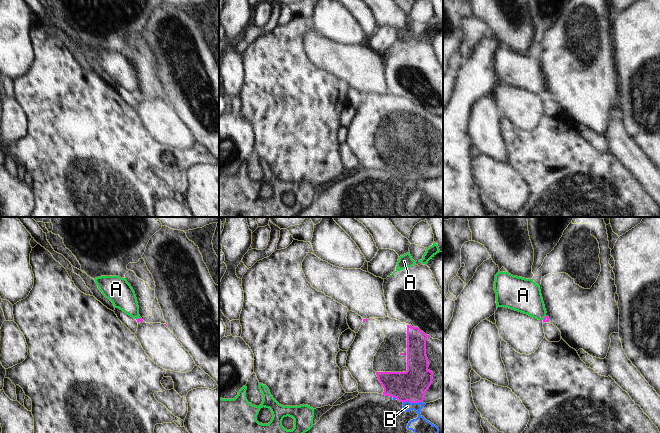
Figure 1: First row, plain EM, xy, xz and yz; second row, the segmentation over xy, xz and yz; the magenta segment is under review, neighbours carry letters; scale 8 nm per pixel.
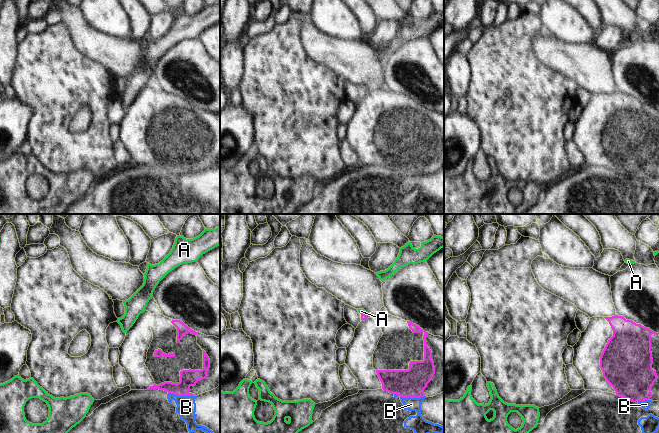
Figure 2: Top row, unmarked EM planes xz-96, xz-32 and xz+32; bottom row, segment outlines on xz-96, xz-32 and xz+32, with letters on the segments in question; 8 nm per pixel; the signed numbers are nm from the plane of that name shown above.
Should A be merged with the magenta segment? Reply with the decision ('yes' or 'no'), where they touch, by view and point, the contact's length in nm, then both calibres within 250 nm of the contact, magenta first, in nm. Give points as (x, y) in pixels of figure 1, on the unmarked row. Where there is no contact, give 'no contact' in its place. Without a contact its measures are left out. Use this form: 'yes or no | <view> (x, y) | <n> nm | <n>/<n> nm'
no | xy (138, 94) | 40 nm | 30/200 nm

